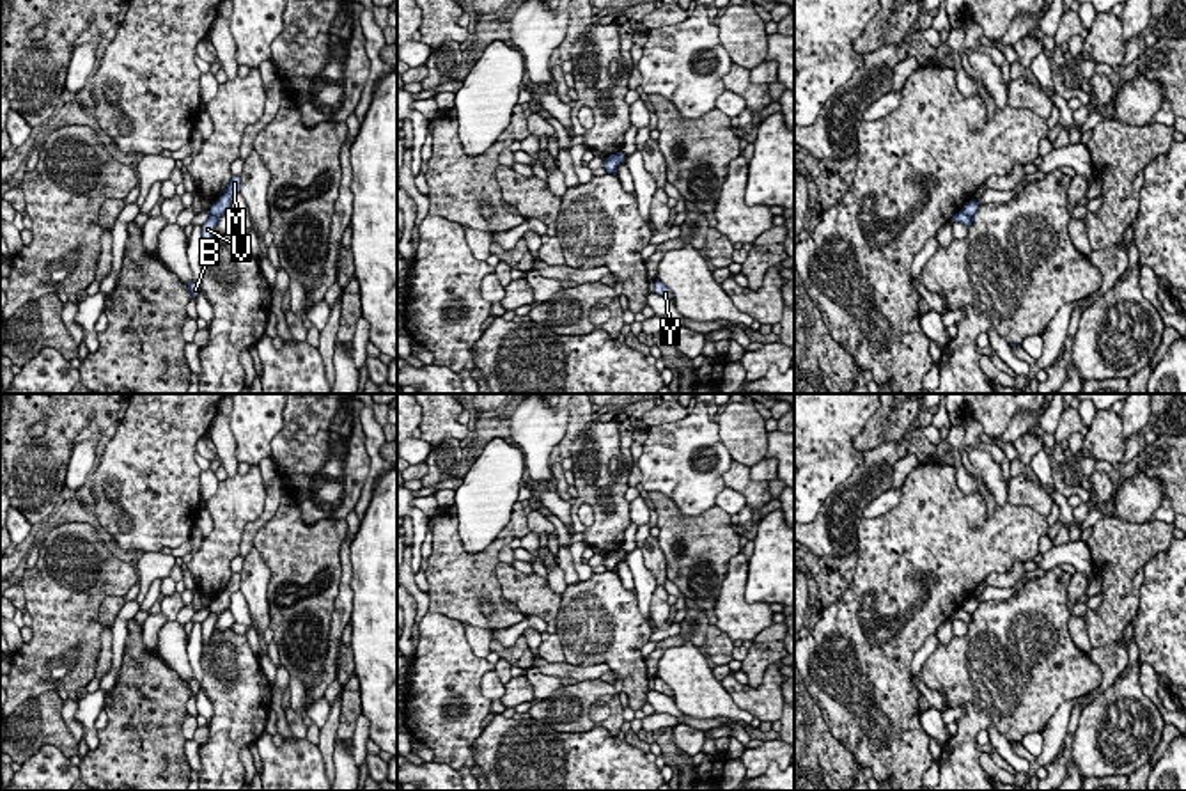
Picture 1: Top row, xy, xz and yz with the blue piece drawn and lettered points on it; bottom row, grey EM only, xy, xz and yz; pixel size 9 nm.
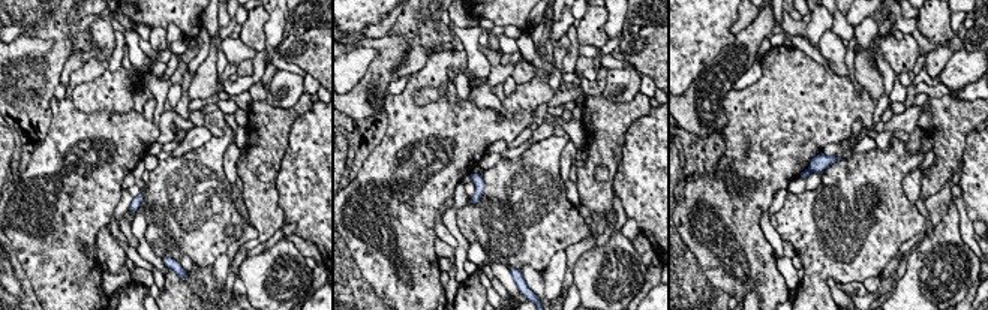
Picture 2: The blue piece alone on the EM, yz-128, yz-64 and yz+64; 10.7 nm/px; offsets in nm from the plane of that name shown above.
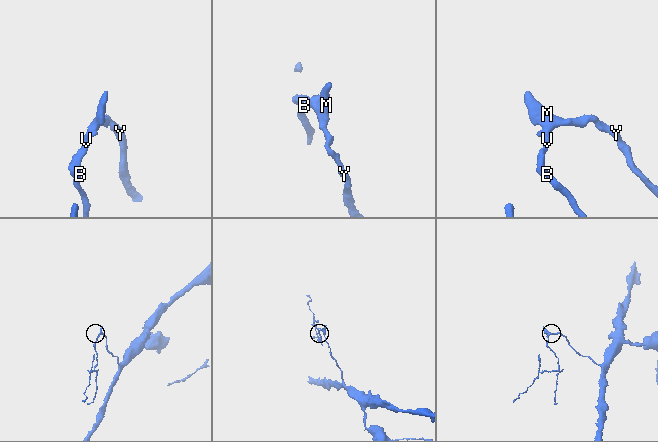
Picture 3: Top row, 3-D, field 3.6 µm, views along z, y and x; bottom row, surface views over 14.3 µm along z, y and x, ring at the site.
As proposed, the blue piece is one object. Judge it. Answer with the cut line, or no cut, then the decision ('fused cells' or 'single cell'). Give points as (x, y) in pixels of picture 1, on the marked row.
yz (961, 211), (970, 219) | fused cells

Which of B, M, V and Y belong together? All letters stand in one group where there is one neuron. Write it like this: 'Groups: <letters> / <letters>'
Groups: B V / M Y

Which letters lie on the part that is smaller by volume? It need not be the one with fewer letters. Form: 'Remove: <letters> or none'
Remove: B, V

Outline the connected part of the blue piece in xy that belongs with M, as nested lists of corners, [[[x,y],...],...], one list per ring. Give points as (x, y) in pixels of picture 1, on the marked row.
[[[232,176],[223,195],[216,202],[211,204],[209,215],[220,218],[223,213],[227,213],[230,209],[232,197],[239,193],[239,186],[241,186],[239,176]]]

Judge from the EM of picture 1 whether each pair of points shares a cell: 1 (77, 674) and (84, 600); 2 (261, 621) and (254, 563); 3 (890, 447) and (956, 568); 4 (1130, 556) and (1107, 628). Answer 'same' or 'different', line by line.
1: same
2: same
3: different
4: same

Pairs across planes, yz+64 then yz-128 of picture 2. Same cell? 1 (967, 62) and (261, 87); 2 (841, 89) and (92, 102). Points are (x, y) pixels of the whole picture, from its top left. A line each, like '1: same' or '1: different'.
1: different
2: different

